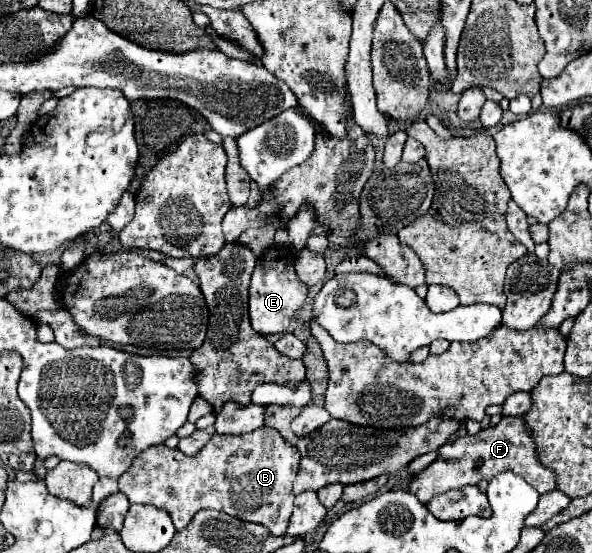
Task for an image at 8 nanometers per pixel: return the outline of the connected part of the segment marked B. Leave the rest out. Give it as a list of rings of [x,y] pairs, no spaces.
[[[263,426],[243,436],[215,434],[195,456],[185,456],[165,444],[151,446],[119,478],[119,490],[131,504],[153,504],[167,510],[177,530],[183,530],[199,510],[211,508],[245,522],[263,524],[273,536],[283,536],[293,510],[291,486],[299,460],[295,446],[287,444],[275,428]]]

